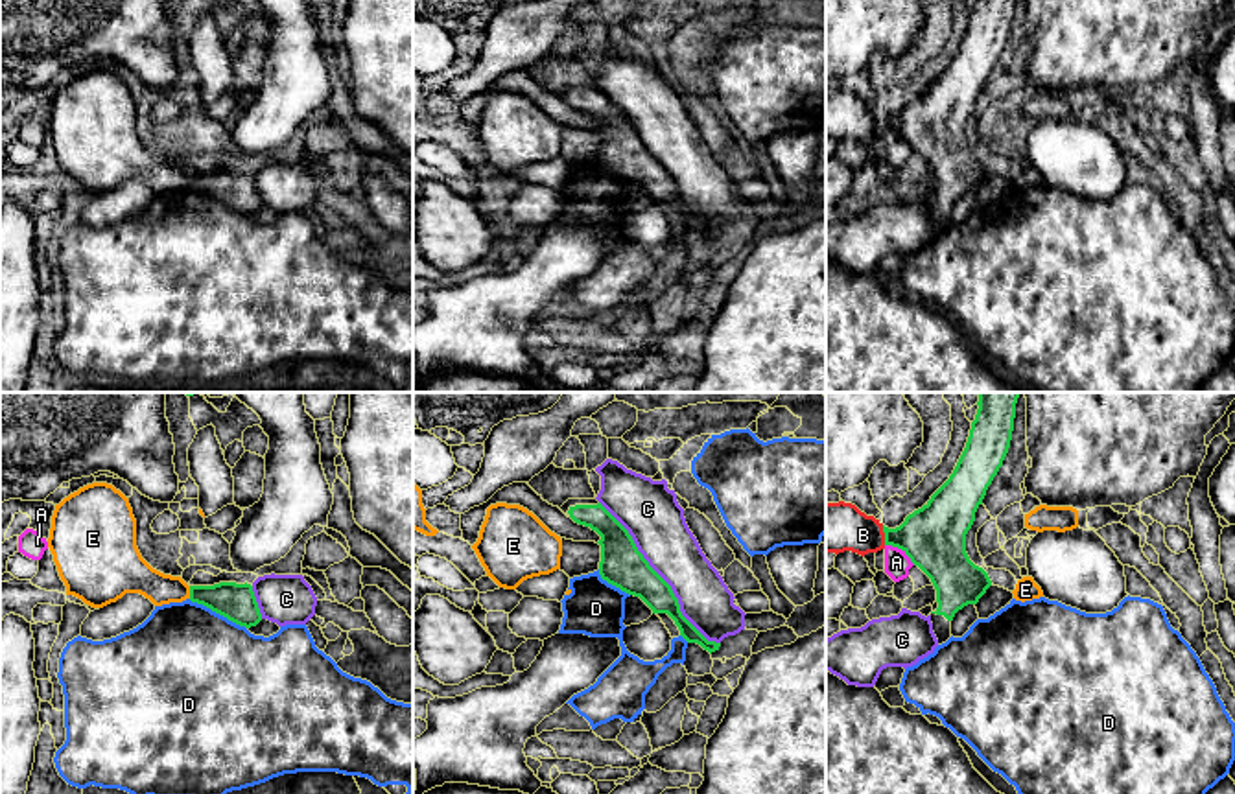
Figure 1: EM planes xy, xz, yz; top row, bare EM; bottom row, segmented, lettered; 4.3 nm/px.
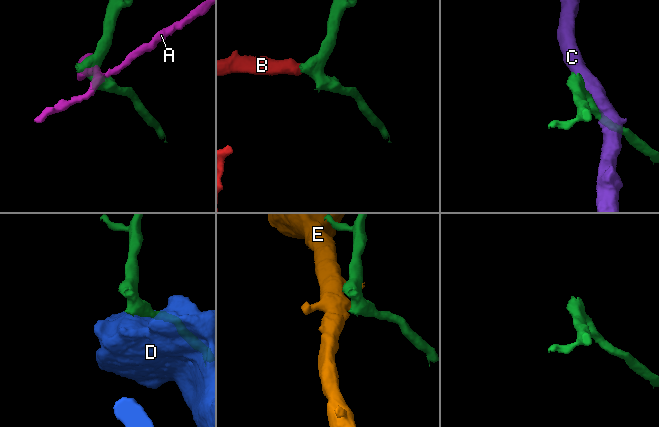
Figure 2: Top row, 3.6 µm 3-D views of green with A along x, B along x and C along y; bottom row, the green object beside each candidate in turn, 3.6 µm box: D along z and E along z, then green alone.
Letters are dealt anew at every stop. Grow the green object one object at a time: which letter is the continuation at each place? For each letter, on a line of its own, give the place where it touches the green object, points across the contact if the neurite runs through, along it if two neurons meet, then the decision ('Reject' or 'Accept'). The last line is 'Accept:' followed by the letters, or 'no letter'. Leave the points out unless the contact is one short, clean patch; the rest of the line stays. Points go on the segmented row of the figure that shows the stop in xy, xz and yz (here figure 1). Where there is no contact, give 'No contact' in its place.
A: Touches green at yz (900, 548). Boundary: yz (885, 544), (896, 546), (915, 564). Reject
B: Touches green at yz (885, 535). Path across: yz (933, 537), (885, 535), (830, 527). Accept
C: Touches green at xz (660, 577). Reject
D: Touches green at xy (218, 612). Reject
E: Touches green at xy (190, 592). Boundary: xy (188, 586), (190, 597). Reject
Accept: B

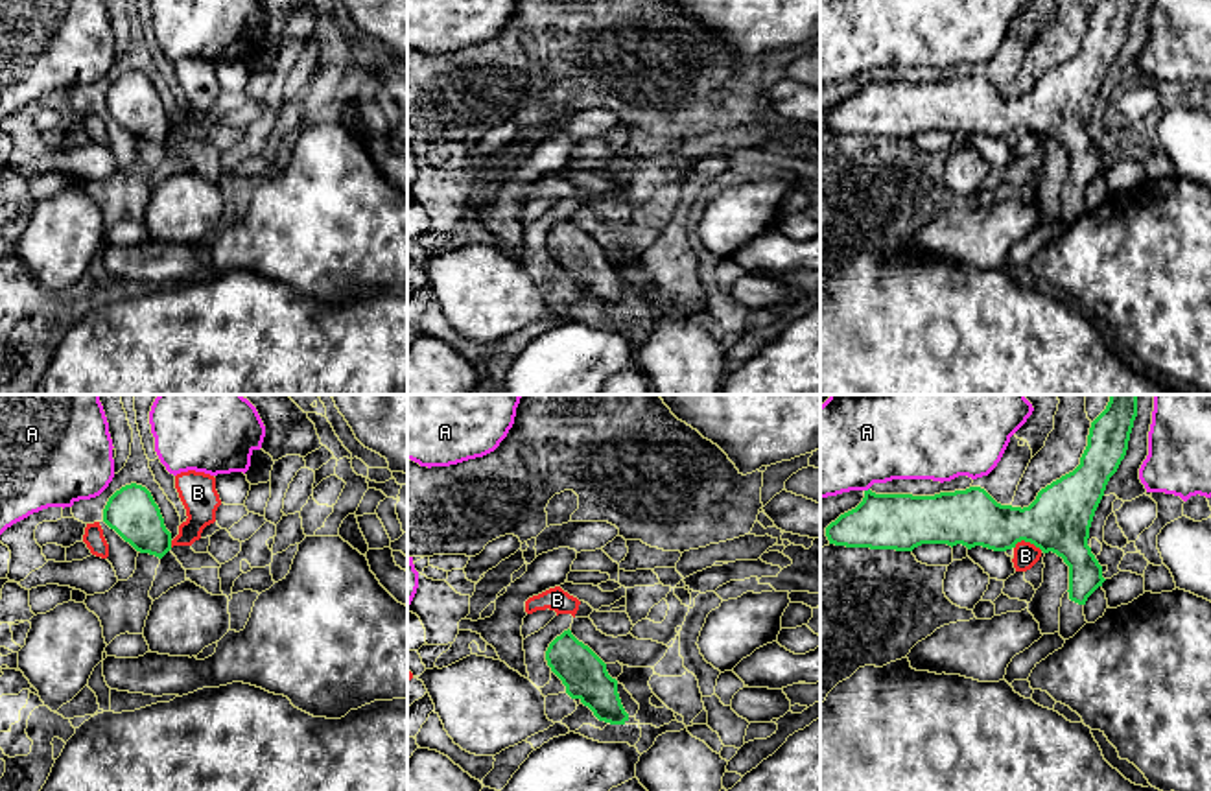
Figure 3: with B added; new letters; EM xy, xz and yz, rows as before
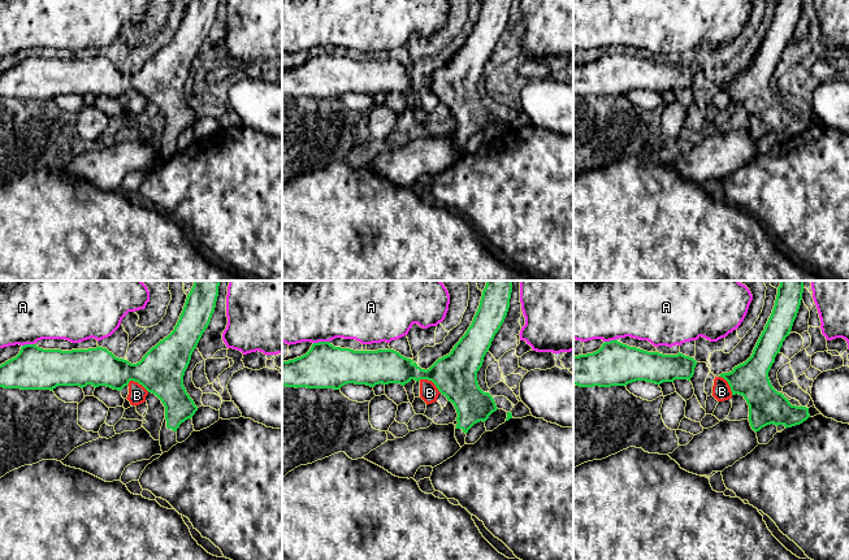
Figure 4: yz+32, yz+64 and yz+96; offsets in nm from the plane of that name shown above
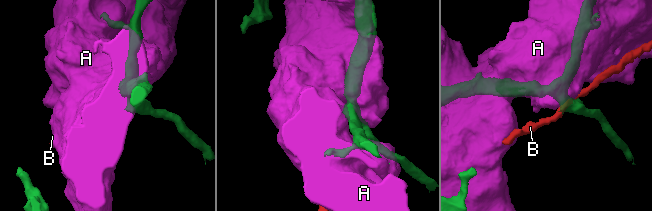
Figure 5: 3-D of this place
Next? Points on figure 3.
A: Touches green at yz (869, 489). Reject
B: Touches green at yz (1029, 541). Boundary: yz (1014, 544), (1023, 541), (1042, 550). Reject
Accept: no letter

